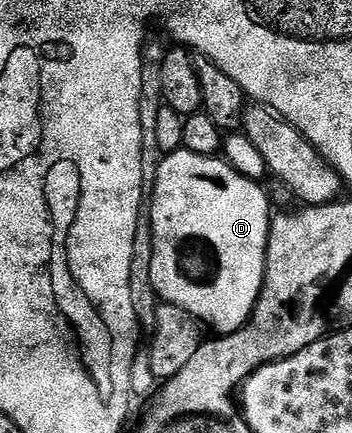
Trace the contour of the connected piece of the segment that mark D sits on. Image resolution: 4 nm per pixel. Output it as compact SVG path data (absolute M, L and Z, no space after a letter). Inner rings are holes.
M183 148L175 154L165 155L161 161L154 174L154 195L150 198L150 234L154 237L154 255L150 258L150 282L154 285L155 292L163 298L163 303L184 308L184 312L198 319L203 327L211 326L215 335L234 334L253 318L258 299L262 297L262 286L266 282L266 245L270 239L272 221L270 202L259 183L240 176L240 172L233 170L221 157L196 156L196 152Z

